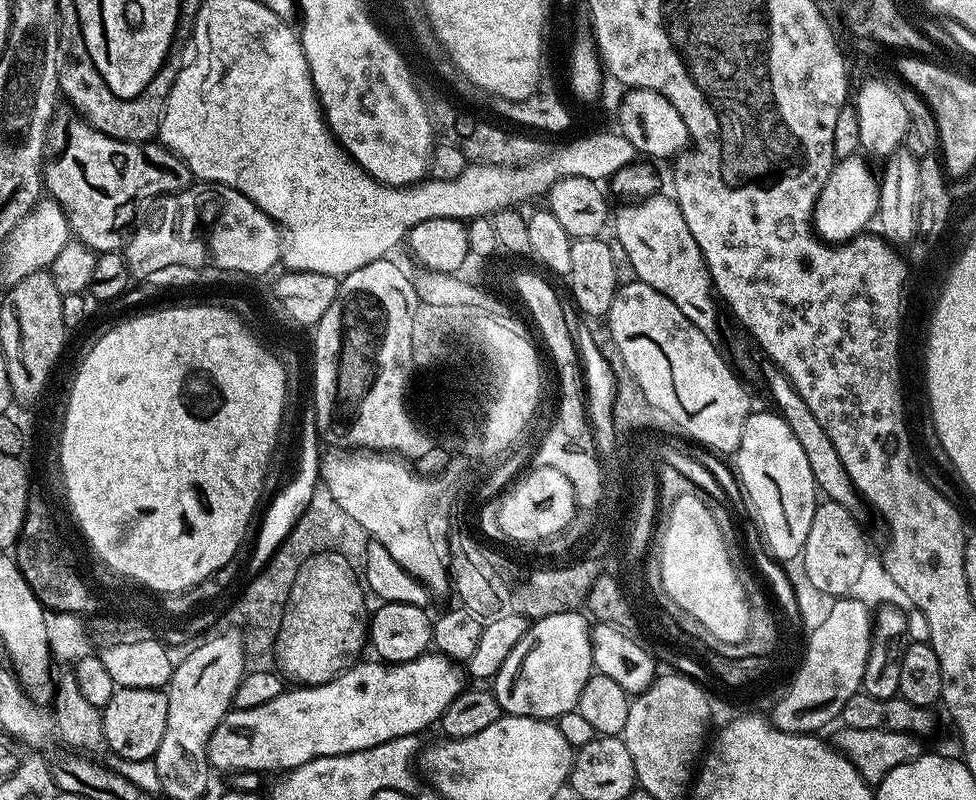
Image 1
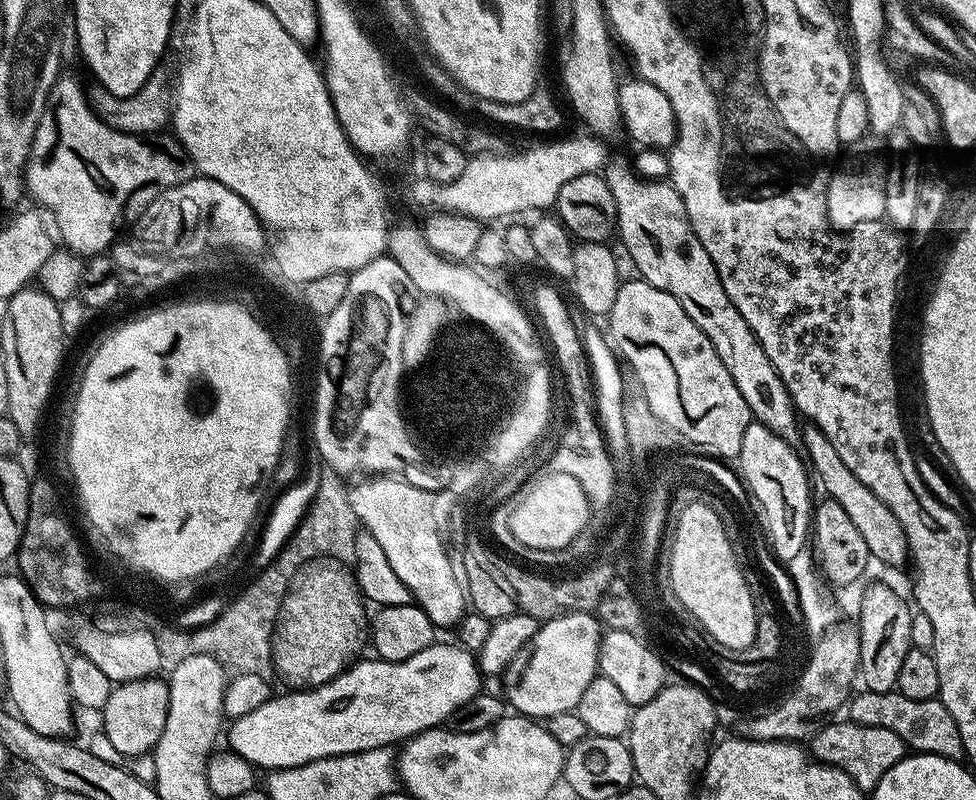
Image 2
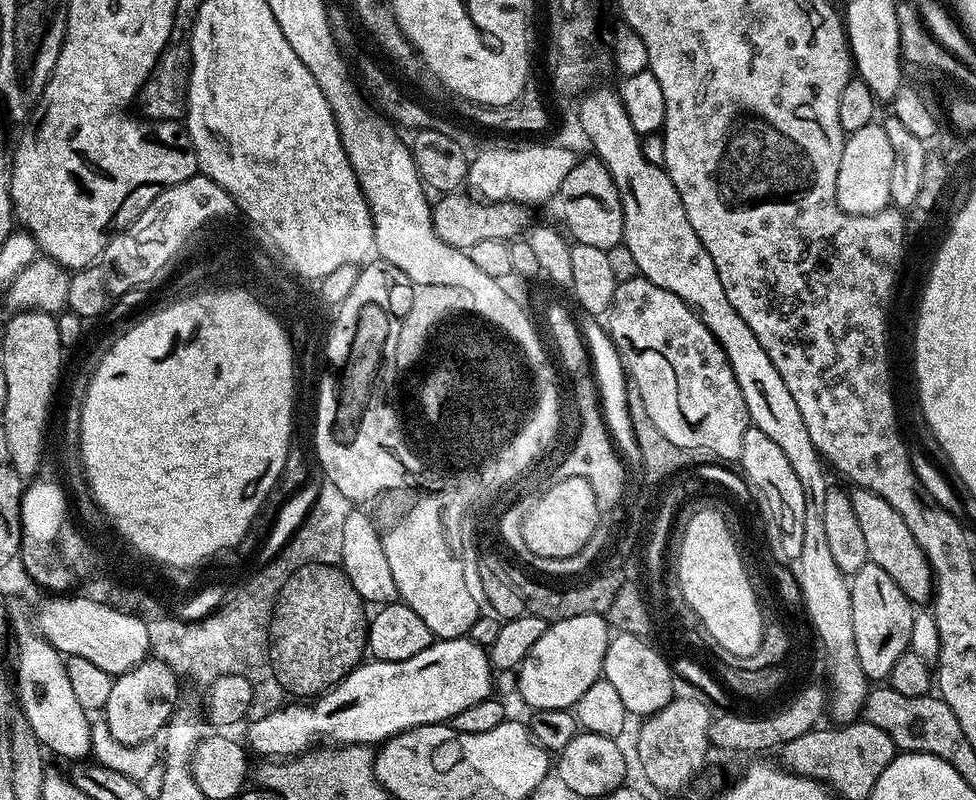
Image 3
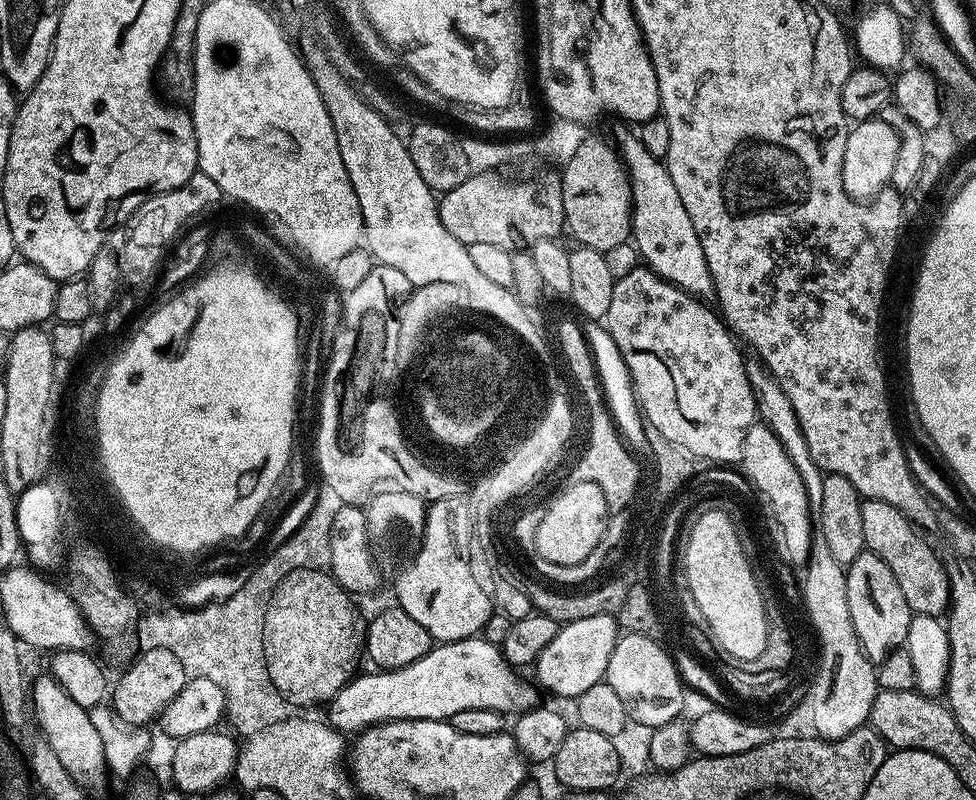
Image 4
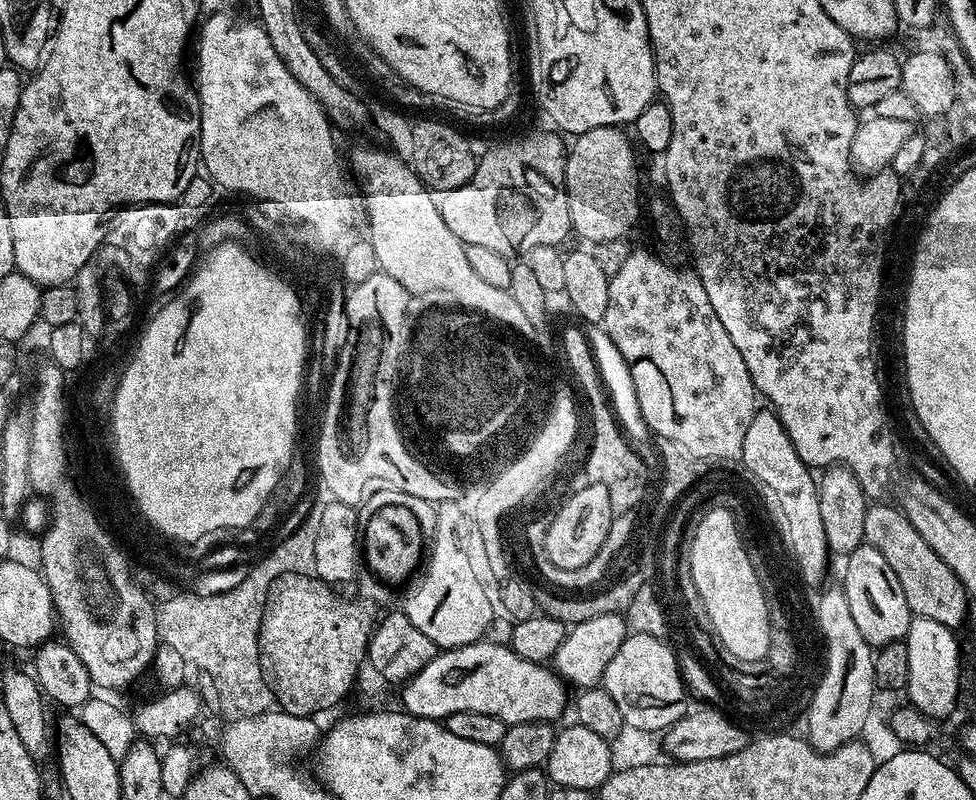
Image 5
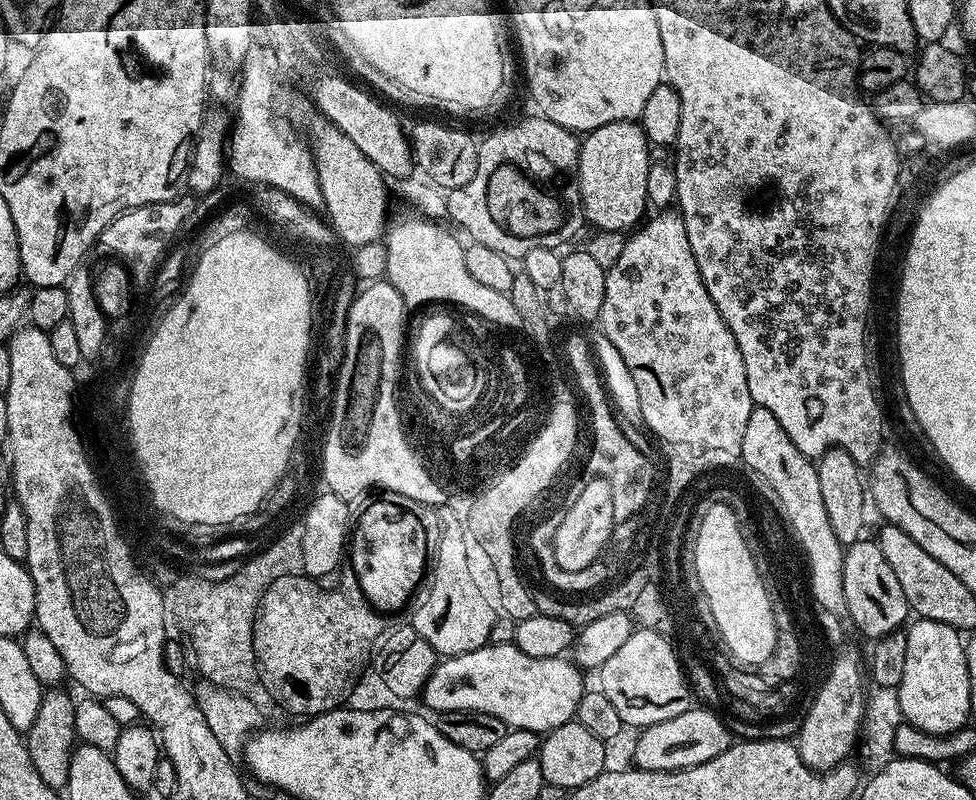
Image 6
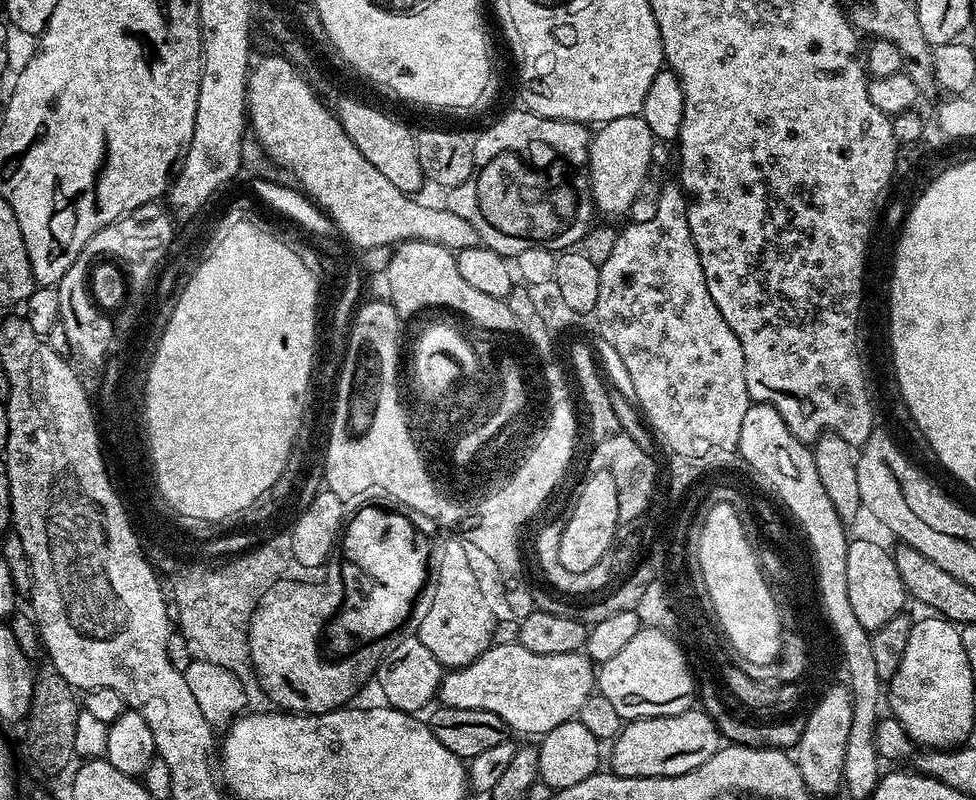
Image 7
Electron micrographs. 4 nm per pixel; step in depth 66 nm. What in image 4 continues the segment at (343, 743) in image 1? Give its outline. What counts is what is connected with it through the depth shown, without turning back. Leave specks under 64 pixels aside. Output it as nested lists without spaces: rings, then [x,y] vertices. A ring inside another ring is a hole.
[[[483,638],[455,640],[449,644],[440,642],[431,648],[418,662],[410,666],[372,670],[369,676],[357,675],[348,681],[342,690],[327,705],[327,723],[341,734],[359,734],[374,724],[384,724],[387,720],[447,720],[451,721],[458,710],[494,710],[505,714],[519,714],[537,707],[535,683],[523,680],[521,673],[506,662],[503,651],[497,645]]]

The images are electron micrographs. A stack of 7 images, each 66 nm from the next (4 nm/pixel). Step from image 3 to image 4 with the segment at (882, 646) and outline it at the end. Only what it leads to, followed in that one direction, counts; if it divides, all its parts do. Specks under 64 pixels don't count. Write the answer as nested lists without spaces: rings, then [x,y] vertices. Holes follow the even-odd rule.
[[[865,550],[847,567],[847,602],[855,633],[868,658],[879,662],[907,643],[913,613],[886,562]]]

